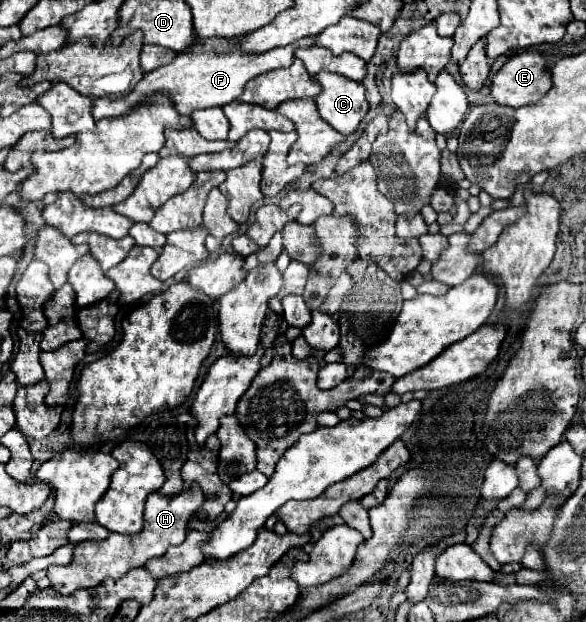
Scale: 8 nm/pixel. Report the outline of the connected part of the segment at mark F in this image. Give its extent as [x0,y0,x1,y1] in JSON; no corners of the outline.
[91,37,315,121]

